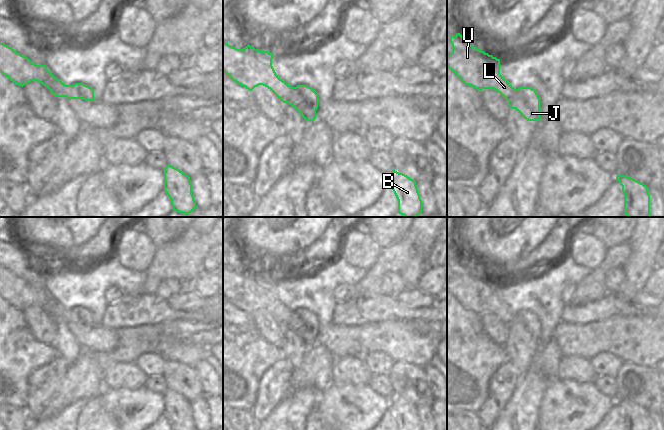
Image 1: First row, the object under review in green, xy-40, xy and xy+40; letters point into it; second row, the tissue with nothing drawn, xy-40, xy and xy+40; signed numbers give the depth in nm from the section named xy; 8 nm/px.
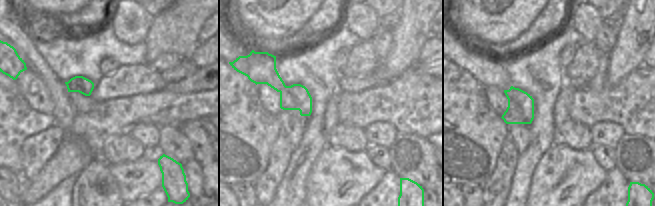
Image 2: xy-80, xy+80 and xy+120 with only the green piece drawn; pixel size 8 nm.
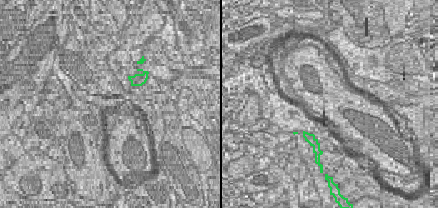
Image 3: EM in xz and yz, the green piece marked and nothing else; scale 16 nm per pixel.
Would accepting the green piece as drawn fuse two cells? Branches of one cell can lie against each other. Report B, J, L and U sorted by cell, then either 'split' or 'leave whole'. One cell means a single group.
groups B L U / J; split

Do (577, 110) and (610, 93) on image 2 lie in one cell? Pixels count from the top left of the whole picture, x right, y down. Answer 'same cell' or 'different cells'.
same cell

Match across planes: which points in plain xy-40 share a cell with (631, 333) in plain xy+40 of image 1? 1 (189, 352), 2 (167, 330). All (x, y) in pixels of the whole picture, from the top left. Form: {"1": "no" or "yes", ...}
{"1": "yes", "2": "no"}

